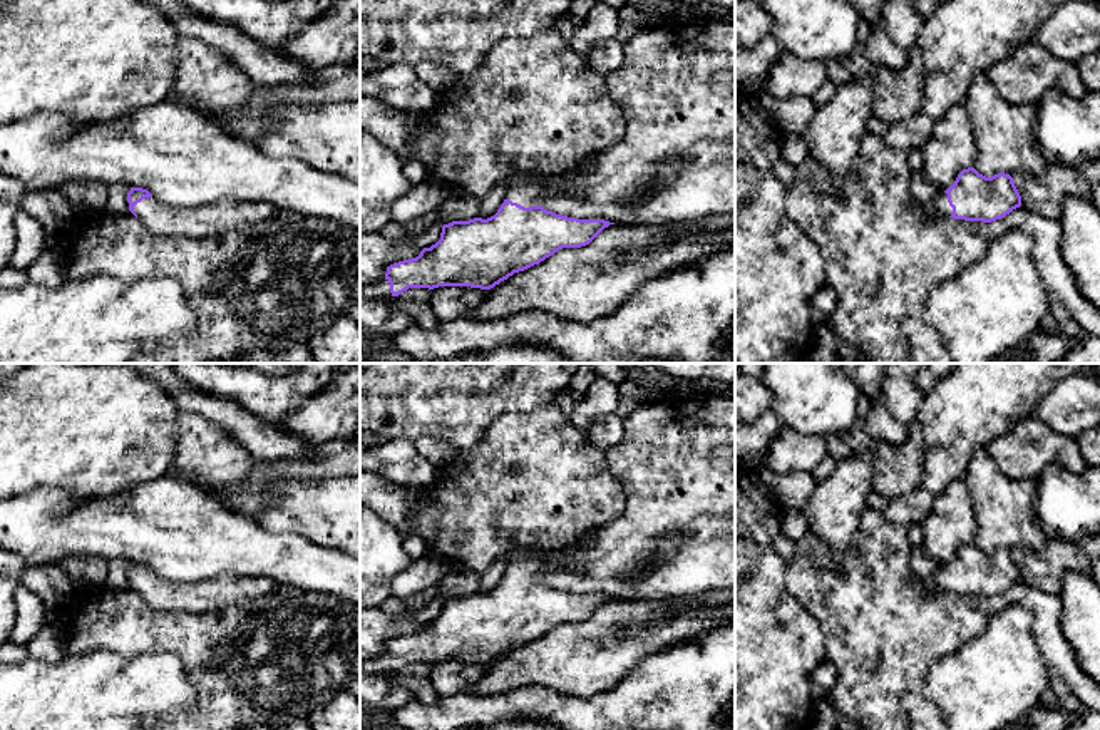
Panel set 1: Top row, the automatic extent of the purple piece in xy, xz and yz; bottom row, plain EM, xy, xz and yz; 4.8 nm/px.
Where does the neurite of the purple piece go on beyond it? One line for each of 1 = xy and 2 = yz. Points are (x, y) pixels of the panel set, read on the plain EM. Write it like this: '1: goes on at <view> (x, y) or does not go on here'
1: goes on at xy (159, 593)
2: goes on at yz (938, 583)

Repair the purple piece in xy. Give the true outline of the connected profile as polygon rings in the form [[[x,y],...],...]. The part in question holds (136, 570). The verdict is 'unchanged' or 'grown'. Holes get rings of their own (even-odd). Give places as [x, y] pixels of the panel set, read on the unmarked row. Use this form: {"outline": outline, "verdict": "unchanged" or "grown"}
{"outline": [[[131,563],[129,586],[147,606],[161,611],[206,613],[228,604],[248,604],[280,586],[265,578],[219,578],[203,583],[172,583],[156,574],[147,564]]], "verdict": "grown"}

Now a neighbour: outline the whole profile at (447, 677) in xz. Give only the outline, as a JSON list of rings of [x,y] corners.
[[[439,661],[432,665],[430,681],[439,697],[464,691],[486,673],[486,665],[470,661]]]

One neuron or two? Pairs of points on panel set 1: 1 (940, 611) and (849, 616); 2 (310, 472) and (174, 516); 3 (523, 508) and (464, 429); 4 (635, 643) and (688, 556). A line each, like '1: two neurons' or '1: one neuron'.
1: one neuron
2: two neurons
3: two neurons
4: two neurons

